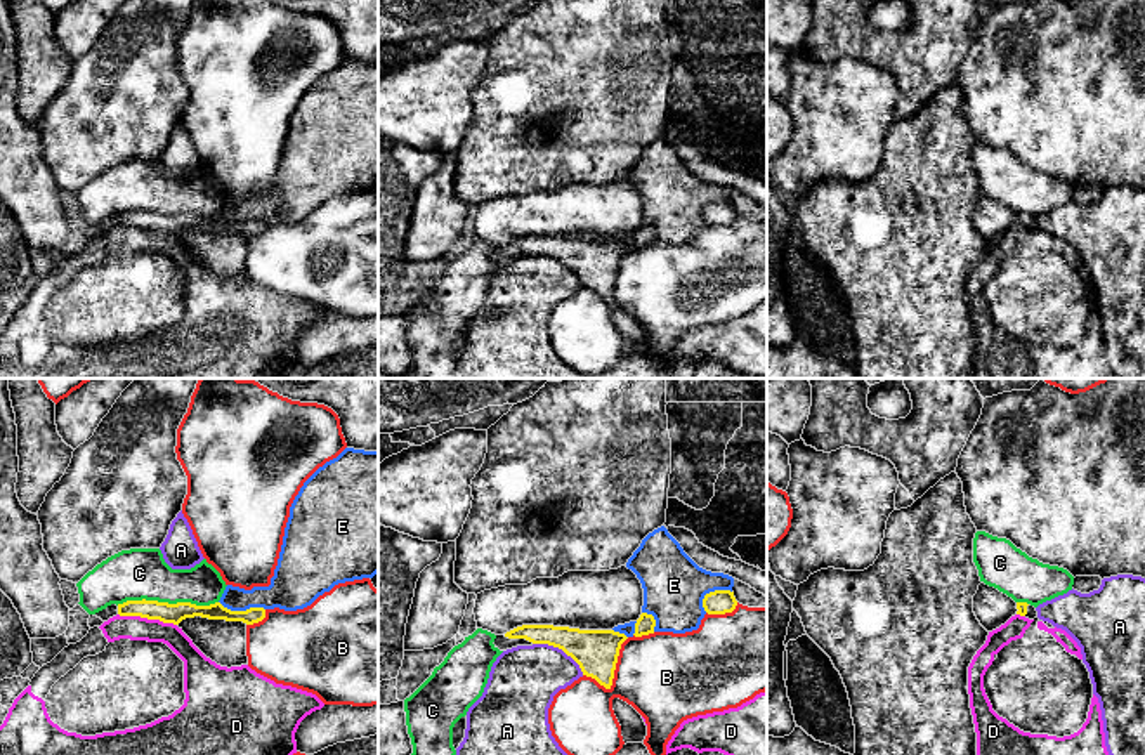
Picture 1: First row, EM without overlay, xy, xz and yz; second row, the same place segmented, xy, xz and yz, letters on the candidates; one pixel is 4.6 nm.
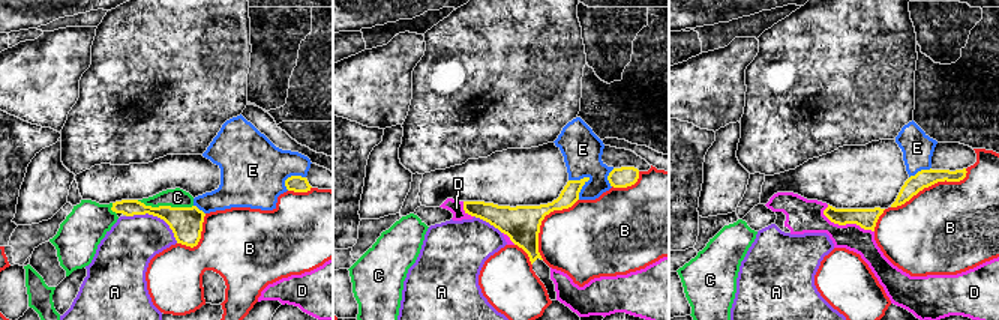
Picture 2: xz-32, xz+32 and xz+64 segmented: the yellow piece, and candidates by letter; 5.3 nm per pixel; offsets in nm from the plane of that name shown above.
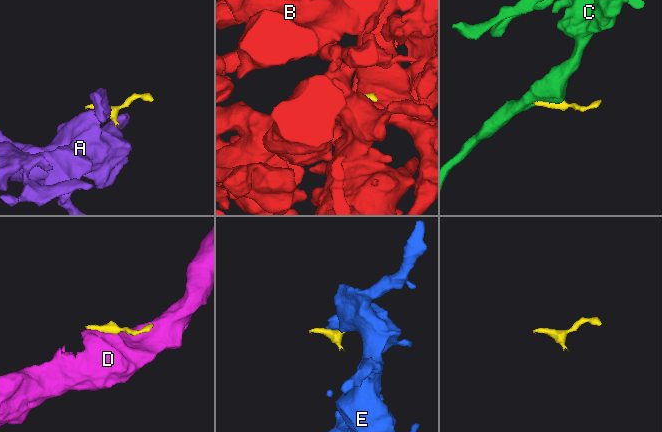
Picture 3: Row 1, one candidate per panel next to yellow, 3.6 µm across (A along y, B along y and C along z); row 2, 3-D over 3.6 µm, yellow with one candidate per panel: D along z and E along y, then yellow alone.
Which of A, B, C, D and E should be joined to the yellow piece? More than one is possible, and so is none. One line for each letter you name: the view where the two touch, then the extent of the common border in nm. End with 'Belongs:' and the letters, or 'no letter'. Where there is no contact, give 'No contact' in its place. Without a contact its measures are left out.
Belongs: no letter

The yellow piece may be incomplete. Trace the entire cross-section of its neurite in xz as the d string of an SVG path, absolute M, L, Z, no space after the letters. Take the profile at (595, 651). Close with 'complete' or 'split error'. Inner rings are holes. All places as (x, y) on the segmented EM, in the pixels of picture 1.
M522 625L496 635L494 647L507 651L517 646L548 644L562 649L581 668L583 675L611 689L621 644L628 637L614 630L579 630L553 625Z; split error

